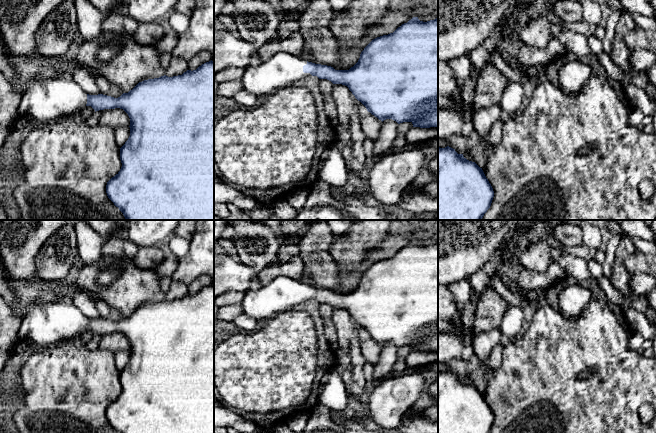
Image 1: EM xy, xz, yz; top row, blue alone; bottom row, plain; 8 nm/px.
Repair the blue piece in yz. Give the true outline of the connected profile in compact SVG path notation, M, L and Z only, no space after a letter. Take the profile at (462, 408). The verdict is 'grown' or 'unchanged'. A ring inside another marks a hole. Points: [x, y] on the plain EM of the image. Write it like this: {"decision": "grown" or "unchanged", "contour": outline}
{"decision": "unchanged", "contour": "M449 370L438 371L438 433L489 433L493 421L482 392Z"}

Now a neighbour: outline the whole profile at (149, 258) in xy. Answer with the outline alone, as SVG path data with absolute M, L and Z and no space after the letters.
M155 245L139 247L132 260L133 263L140 269L156 270L164 258L163 251L158 245Z

